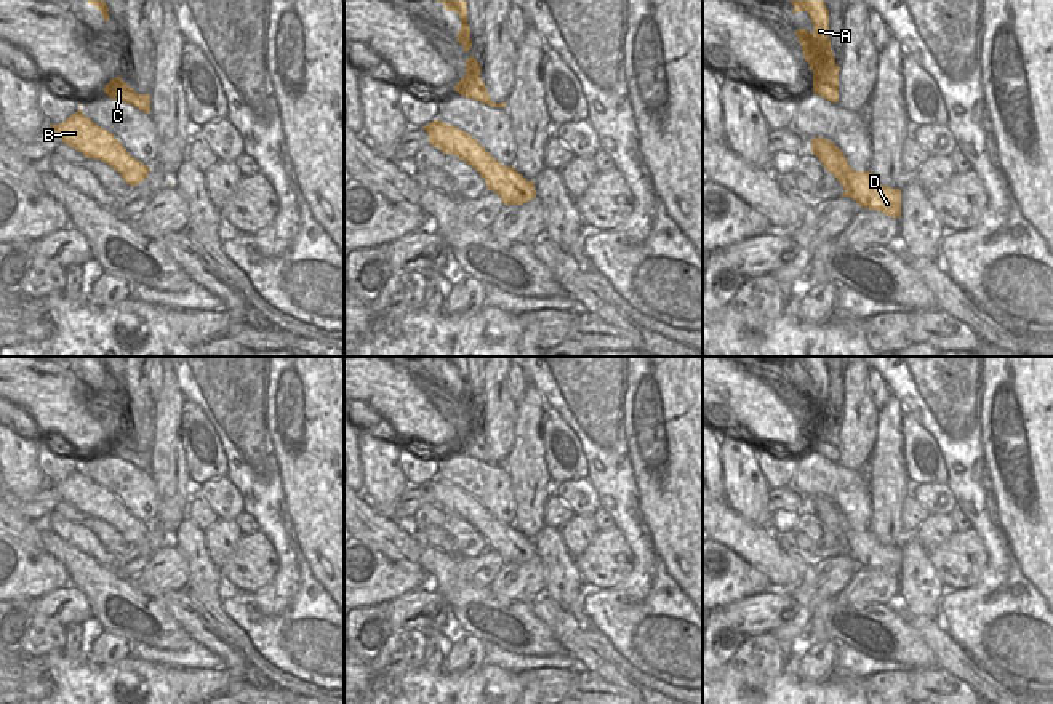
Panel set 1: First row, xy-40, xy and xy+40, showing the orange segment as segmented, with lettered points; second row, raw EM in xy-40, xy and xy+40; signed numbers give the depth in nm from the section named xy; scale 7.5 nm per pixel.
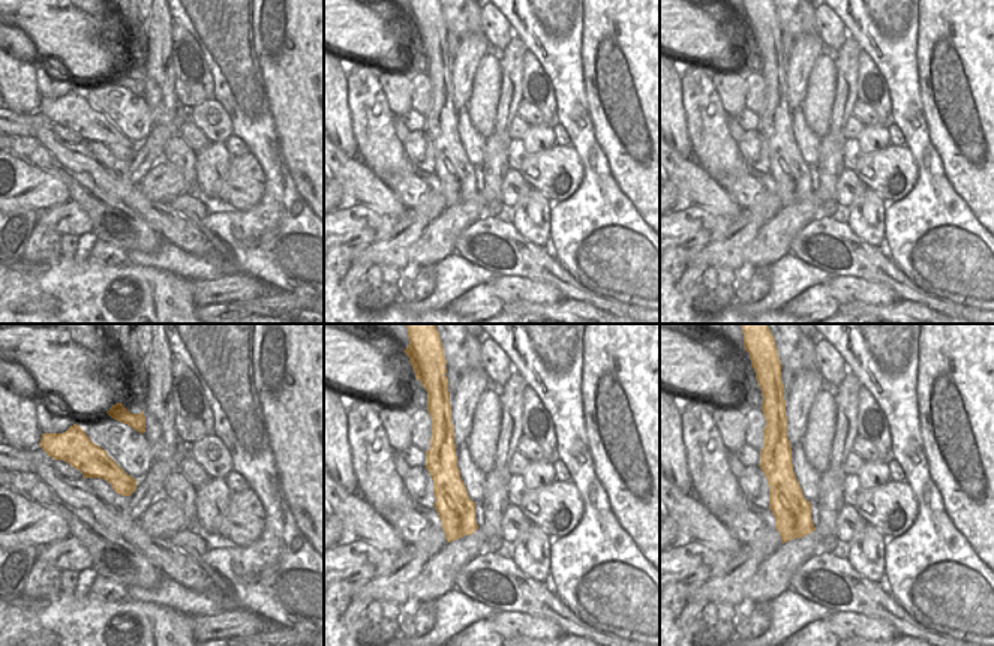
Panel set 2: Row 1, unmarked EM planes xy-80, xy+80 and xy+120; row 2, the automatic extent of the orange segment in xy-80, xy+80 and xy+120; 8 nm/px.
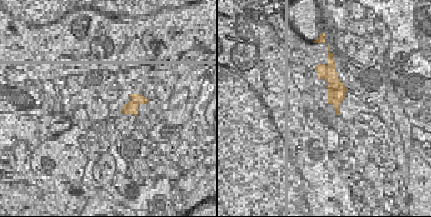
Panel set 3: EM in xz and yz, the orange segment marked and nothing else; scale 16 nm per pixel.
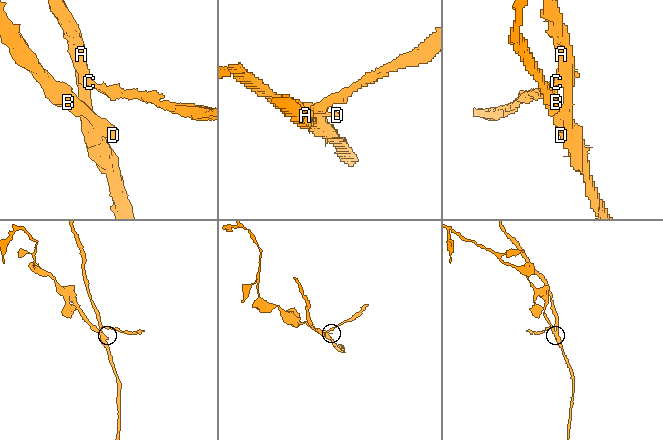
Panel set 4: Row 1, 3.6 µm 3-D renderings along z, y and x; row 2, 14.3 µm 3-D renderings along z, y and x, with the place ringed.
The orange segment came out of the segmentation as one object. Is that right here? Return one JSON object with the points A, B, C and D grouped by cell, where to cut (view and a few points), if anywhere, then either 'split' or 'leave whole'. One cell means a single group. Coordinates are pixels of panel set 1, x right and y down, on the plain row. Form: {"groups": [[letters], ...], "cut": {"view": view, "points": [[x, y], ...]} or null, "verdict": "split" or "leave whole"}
{"groups": [["A", "C"], ["B", "D"]], "cut": {"view": "xy+40", "points": [[848, 527], [848, 543], [853, 556], [861, 562]]}, "verdict": "split"}

